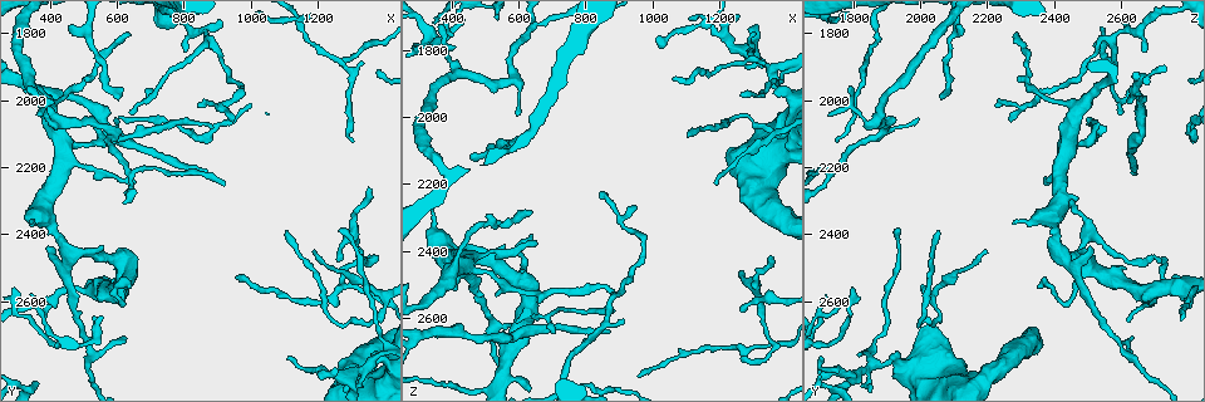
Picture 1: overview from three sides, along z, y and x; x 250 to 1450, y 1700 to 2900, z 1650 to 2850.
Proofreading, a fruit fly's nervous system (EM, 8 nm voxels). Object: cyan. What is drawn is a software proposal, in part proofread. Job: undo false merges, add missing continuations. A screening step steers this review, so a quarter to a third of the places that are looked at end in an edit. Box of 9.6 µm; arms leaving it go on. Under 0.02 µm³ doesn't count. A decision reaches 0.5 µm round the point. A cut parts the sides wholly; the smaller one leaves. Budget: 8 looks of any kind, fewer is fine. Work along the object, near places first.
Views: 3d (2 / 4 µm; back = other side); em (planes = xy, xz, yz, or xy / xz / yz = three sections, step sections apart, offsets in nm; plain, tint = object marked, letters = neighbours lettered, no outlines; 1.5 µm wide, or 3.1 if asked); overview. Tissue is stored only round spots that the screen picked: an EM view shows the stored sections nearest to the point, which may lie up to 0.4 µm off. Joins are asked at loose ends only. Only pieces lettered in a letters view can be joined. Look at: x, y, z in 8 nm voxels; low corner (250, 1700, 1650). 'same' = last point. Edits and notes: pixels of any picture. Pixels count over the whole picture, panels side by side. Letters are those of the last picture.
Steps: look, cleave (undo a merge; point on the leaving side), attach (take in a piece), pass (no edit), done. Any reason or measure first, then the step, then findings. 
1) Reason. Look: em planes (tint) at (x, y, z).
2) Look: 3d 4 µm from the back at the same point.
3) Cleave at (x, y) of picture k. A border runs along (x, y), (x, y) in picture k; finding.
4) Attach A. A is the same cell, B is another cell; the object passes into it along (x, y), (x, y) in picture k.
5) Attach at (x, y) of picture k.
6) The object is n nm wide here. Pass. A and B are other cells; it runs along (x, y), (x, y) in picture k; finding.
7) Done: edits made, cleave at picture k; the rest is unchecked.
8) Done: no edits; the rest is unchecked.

An open end. Look: em xz step 8 (tint) at (640, 2560, 2350).

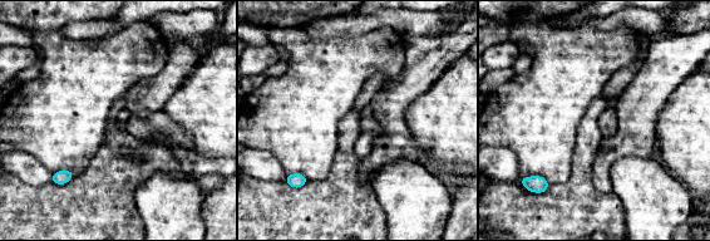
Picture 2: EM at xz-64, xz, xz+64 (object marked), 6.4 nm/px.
Look: em planes (letters) at the same point.

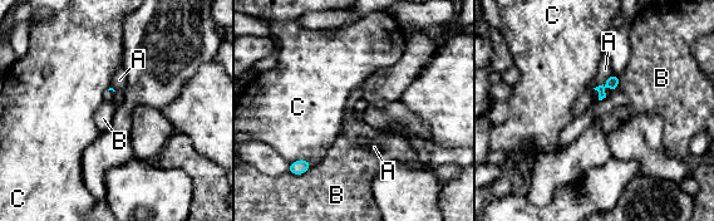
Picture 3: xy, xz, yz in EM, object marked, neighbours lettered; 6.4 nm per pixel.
The longest contact is with A, 160 nm. Pass. A, B and C are other cells; a border runs along (620, 77), (619, 86), (612, 92) in picture 3; none of them fits.

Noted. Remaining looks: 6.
Tapers out. Look: 3d 2 µm at (840, 2000, 2230).

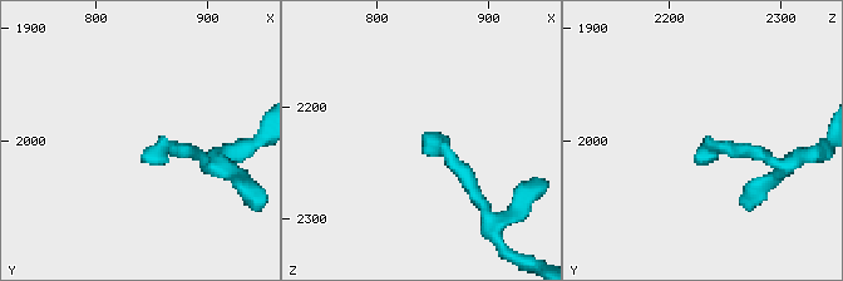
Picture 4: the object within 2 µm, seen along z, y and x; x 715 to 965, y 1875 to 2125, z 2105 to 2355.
Need the tissue. Look: em xz step 8 (letters) at (840, 2010, 2230).

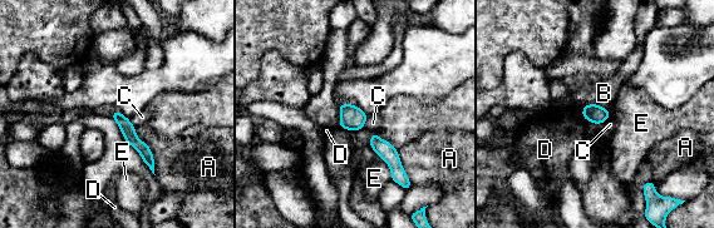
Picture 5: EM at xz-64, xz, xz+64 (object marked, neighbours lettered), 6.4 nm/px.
Another direction. Look: em planes (letters) at the same point.

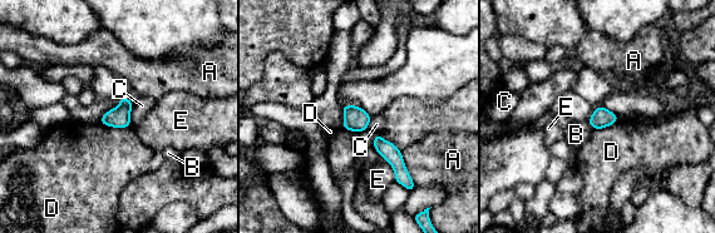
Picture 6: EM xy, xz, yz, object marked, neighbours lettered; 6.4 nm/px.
Pass. A, B, C, D and E are other cells; a border runs along (99, 123), (107, 127), (129, 127) in picture 6; none of them fits.

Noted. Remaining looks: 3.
Free end. Look: em xy step 8 (letters) at (1260, 2390, 1930).

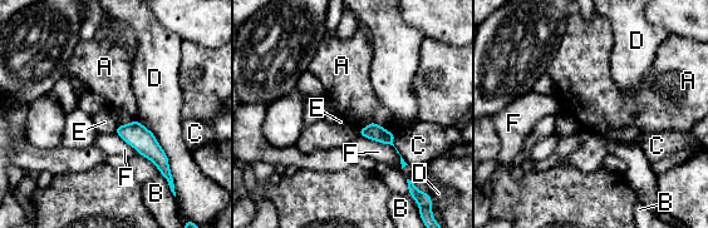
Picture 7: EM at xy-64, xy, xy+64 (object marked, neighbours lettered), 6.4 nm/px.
Pass. A, B, C, D, E and F are other cells; a border runs along (118, 125), (113, 132) in picture 7; none of them fits.

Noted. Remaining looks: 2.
Done: no edits; the rest is unchecked.

